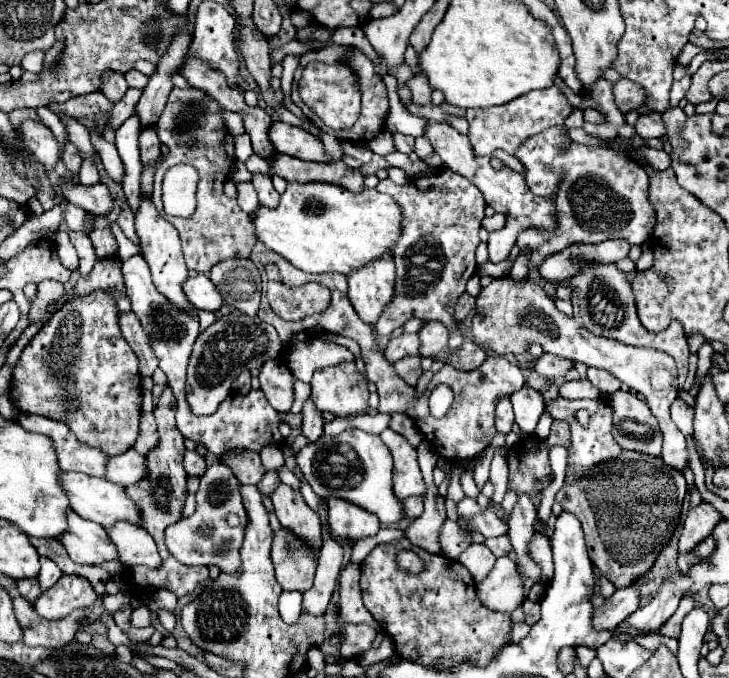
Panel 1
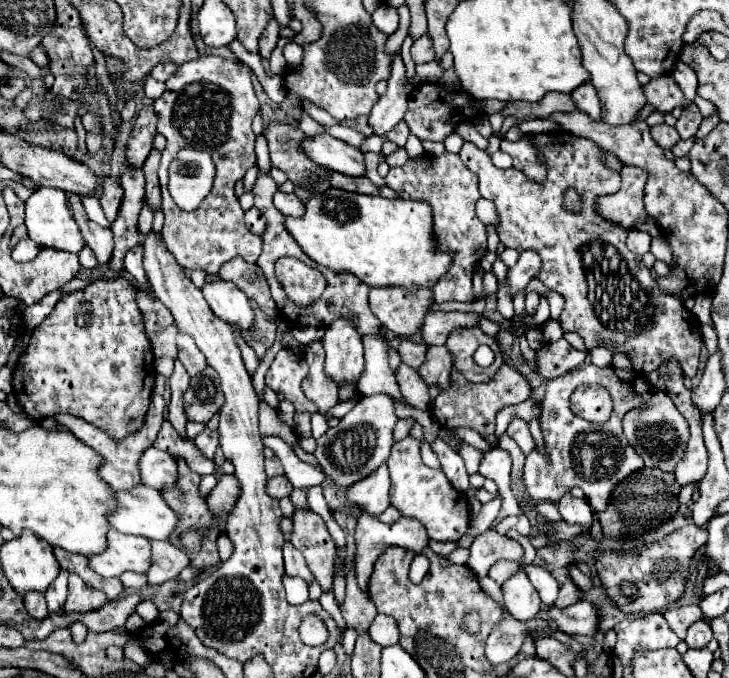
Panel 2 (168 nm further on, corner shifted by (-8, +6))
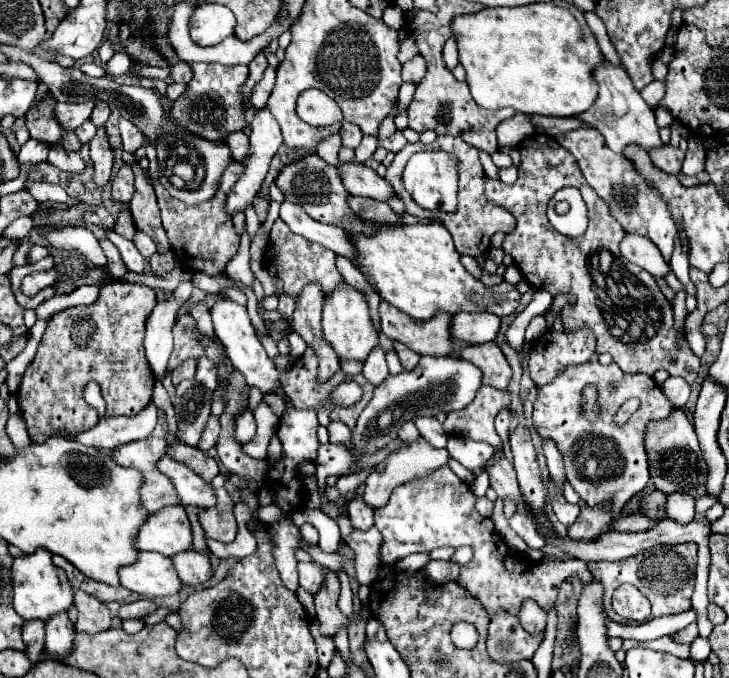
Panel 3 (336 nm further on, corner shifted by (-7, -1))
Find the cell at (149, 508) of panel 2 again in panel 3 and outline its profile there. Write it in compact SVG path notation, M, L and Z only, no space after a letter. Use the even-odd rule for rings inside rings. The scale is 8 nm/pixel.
M180 505L164 507L164 511L150 513L148 519L144 521L144 527L140 527L140 531L136 533L134 545L138 549L144 549L144 551L162 553L166 557L190 549L192 547L192 529L190 529L190 521L188 521L188 515L186 515L184 507L180 507Z

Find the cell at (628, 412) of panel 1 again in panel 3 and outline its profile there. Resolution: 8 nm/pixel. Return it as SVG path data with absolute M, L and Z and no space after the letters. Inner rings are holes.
M682 409L672 411L668 419L658 419L656 423L648 423L648 435L644 435L644 445L648 447L648 465L650 465L650 481L656 489L664 493L682 491L694 497L706 495L706 461L702 459L702 451L698 447L698 439L694 427L688 423Z

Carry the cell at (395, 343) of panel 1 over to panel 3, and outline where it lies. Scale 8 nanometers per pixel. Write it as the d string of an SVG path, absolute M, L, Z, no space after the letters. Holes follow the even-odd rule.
M480 311L480 313L456 313L452 315L452 339L466 343L486 343L494 341L500 329L500 317Z

